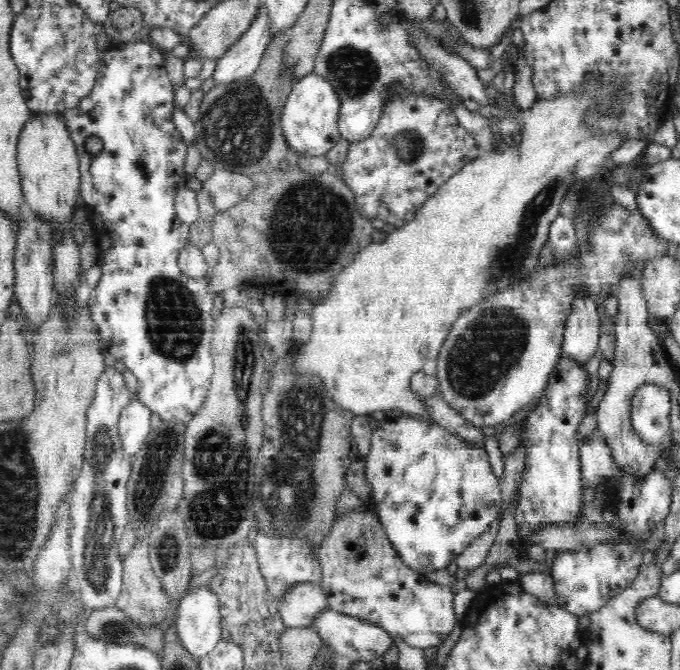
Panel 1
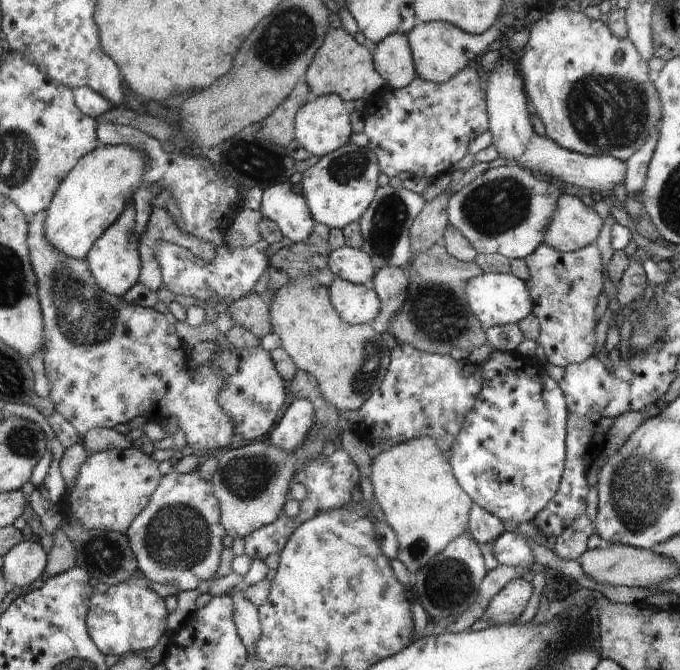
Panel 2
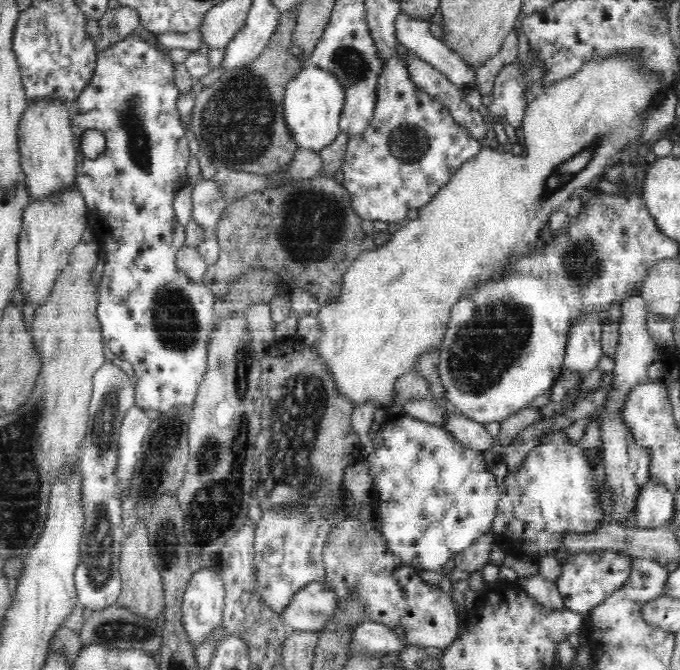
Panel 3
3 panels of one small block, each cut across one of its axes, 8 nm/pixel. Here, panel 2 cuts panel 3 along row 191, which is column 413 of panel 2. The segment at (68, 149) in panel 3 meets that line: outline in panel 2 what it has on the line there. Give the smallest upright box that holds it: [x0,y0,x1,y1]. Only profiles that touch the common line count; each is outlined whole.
[408,20,508,84]

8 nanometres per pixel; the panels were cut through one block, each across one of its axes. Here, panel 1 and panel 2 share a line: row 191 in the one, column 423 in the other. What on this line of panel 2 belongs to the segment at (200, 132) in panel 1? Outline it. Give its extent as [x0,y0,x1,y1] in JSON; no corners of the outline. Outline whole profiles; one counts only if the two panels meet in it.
[387,243,488,355]

